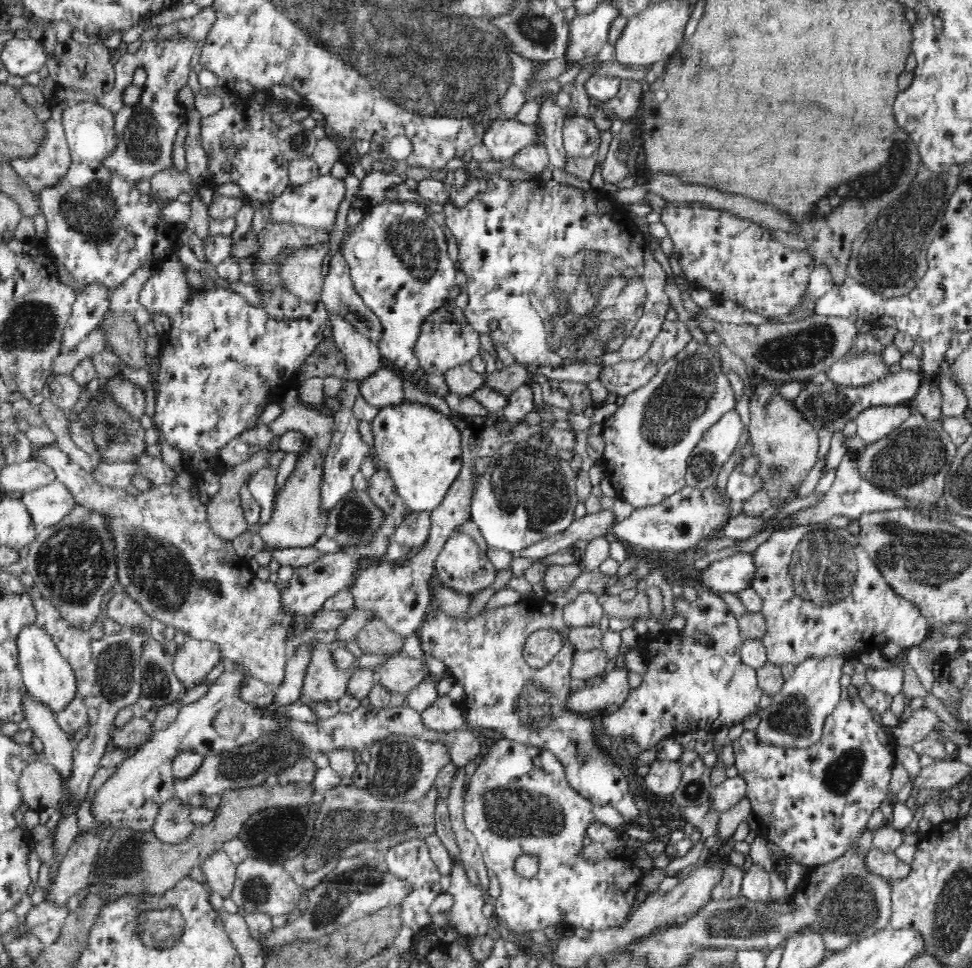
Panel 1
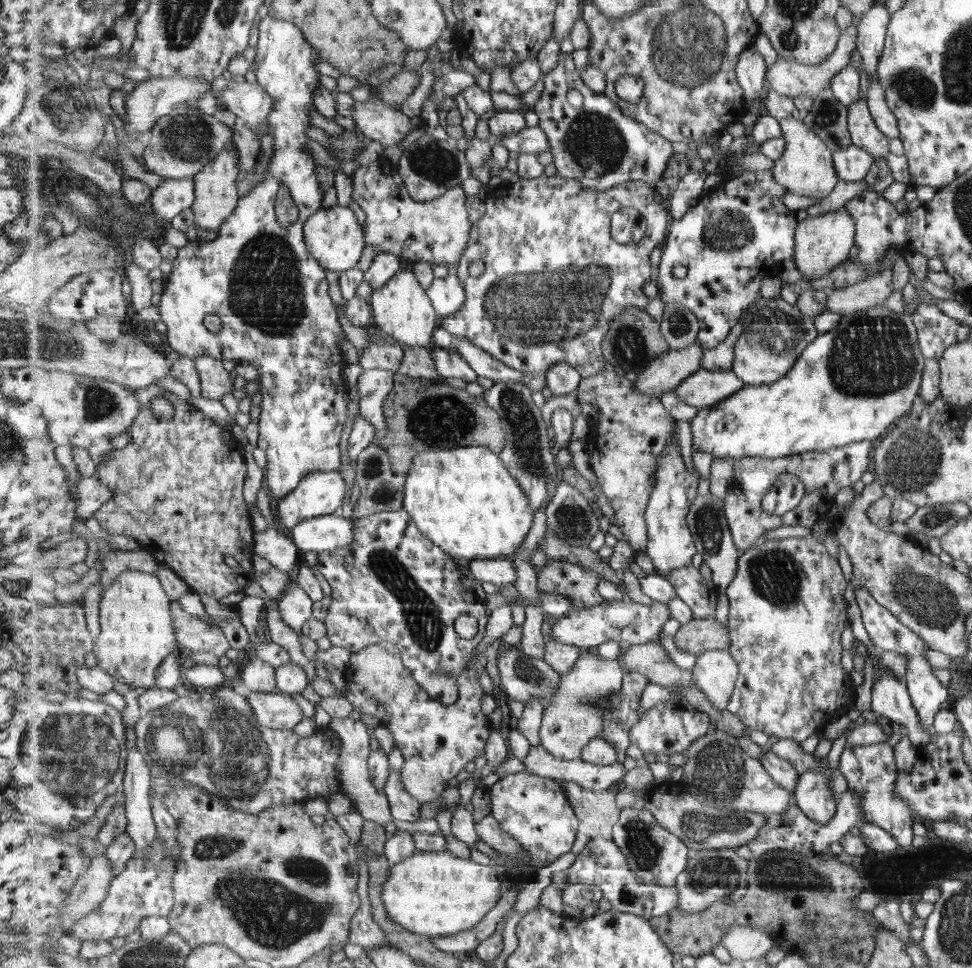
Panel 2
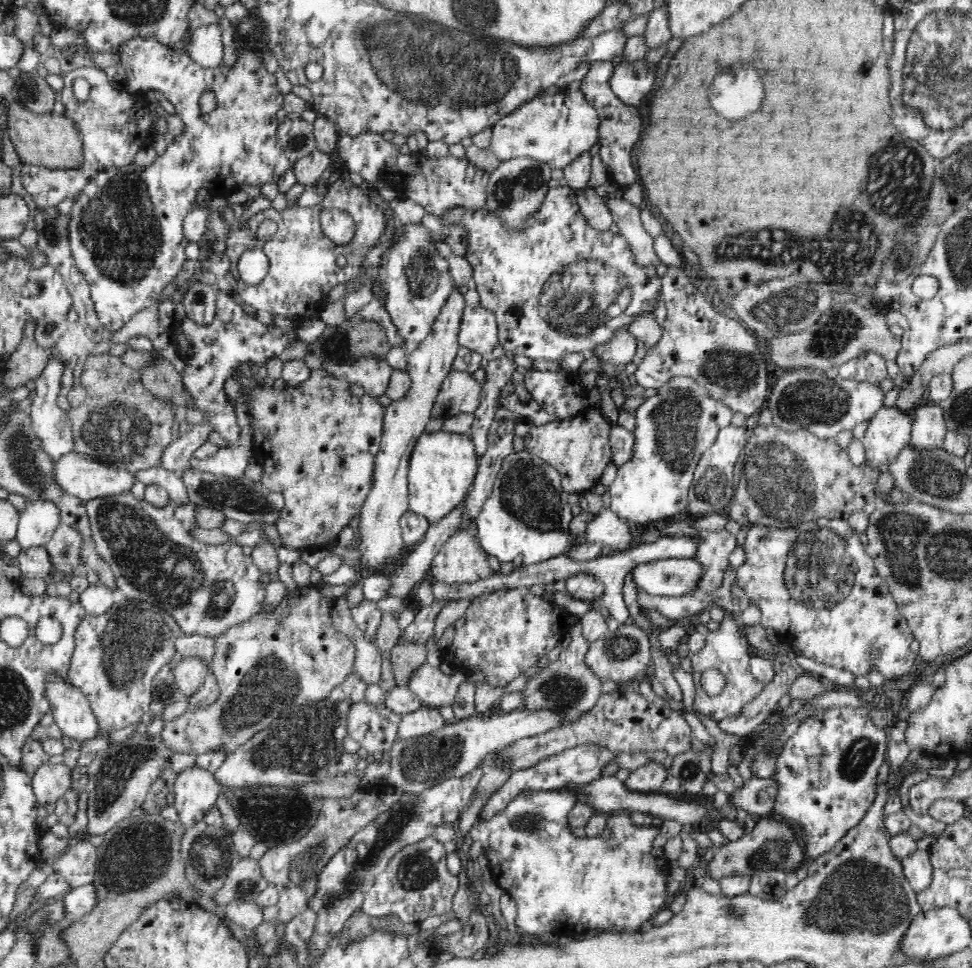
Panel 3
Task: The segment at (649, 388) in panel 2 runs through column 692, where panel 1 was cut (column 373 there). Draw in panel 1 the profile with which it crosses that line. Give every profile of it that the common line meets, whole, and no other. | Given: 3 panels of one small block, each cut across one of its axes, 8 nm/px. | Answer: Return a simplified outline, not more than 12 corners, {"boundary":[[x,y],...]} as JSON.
{"boundary":[[337,316],[332,338],[345,356],[347,382],[380,370],[378,345]]}

